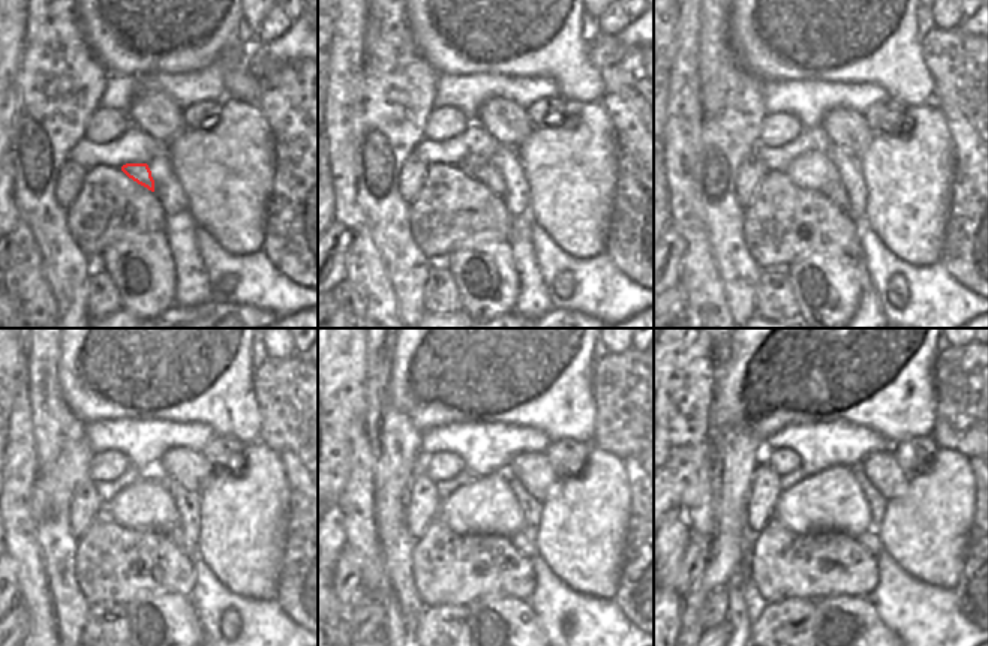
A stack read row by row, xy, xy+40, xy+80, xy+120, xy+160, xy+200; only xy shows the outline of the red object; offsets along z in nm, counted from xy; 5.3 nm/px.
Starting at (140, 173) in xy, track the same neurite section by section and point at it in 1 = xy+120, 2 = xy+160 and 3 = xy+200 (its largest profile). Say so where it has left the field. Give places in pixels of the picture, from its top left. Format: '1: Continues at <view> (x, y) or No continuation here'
1: Continues at xy+120 (188, 547)
2: Continues at xy+160 (519, 540)
3: Continues at xy+200 (870, 540).

